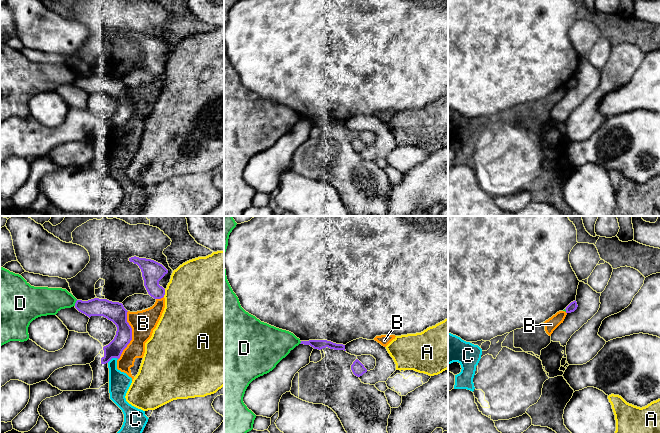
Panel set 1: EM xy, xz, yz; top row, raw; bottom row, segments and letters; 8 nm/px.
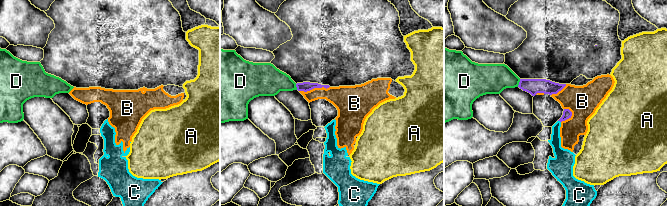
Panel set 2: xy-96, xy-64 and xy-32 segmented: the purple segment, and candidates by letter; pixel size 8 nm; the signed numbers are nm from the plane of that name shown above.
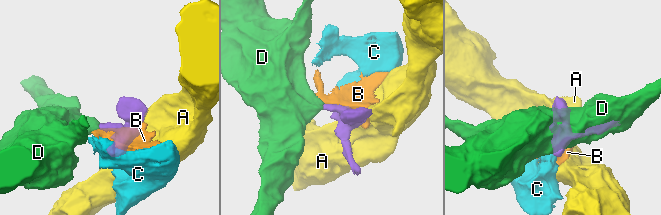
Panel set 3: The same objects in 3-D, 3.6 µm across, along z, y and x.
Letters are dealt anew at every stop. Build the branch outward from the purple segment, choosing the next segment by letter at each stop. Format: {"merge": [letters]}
{"merge": []}

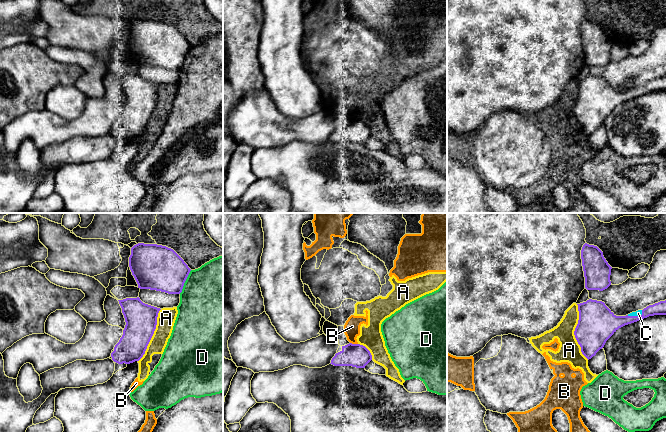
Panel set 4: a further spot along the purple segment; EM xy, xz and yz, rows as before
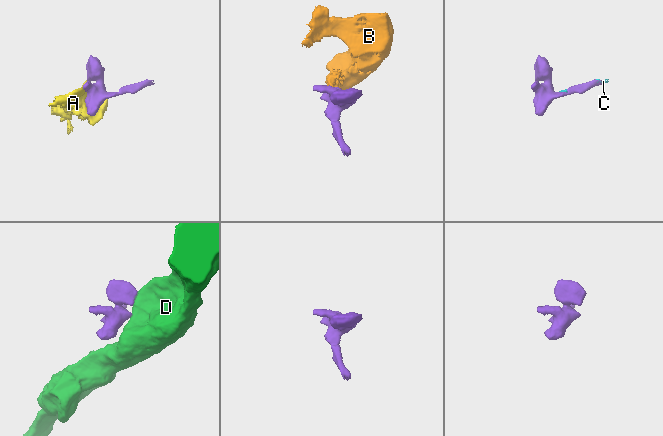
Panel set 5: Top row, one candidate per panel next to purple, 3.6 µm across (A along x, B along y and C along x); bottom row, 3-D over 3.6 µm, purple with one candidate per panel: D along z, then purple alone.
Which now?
{"merge": ["C"]}

